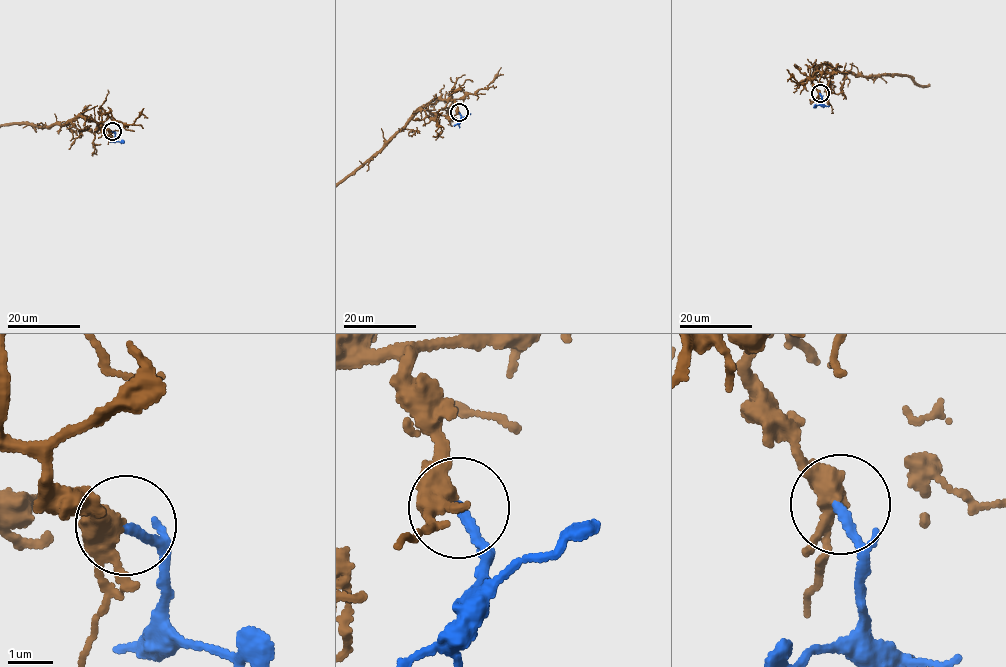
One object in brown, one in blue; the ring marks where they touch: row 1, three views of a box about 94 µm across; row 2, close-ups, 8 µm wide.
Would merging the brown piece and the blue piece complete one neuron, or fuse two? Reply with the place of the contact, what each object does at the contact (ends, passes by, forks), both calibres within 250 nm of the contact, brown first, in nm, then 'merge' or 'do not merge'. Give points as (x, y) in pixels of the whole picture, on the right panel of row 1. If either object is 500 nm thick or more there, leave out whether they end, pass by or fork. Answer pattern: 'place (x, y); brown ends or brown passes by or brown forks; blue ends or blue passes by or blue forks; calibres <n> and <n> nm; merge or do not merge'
place (820, 93); brown forks; blue ends; calibres 320 and 220 nm; merge

